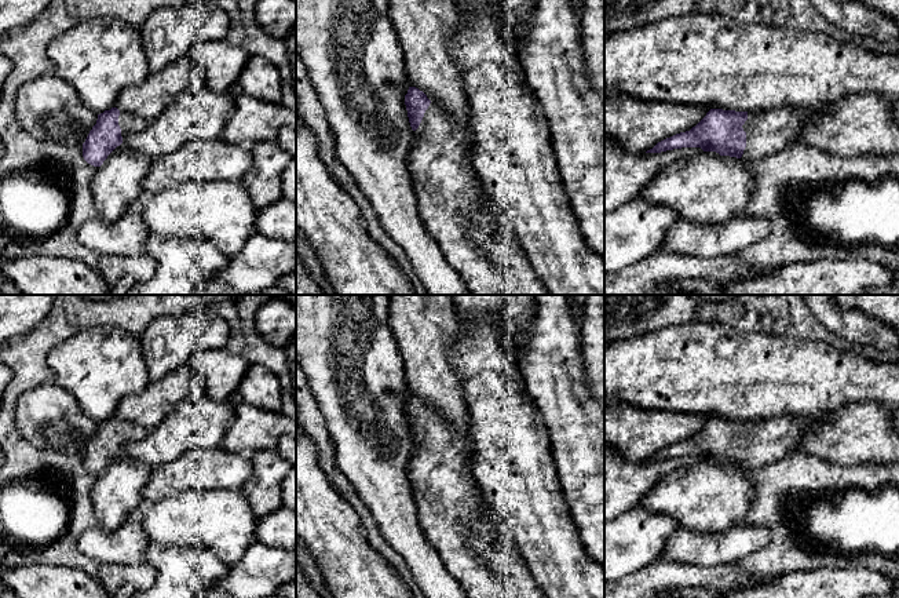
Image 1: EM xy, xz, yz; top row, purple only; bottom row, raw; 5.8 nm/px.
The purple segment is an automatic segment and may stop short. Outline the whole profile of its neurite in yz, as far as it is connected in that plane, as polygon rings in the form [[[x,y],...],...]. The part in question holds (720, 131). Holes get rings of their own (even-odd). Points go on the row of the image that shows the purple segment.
[[[804,106],[774,107],[757,113],[710,109],[690,131],[666,138],[646,153],[701,147],[743,163],[756,161],[801,142],[803,124],[816,113],[818,109]]]

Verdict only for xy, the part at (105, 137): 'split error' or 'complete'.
split error

